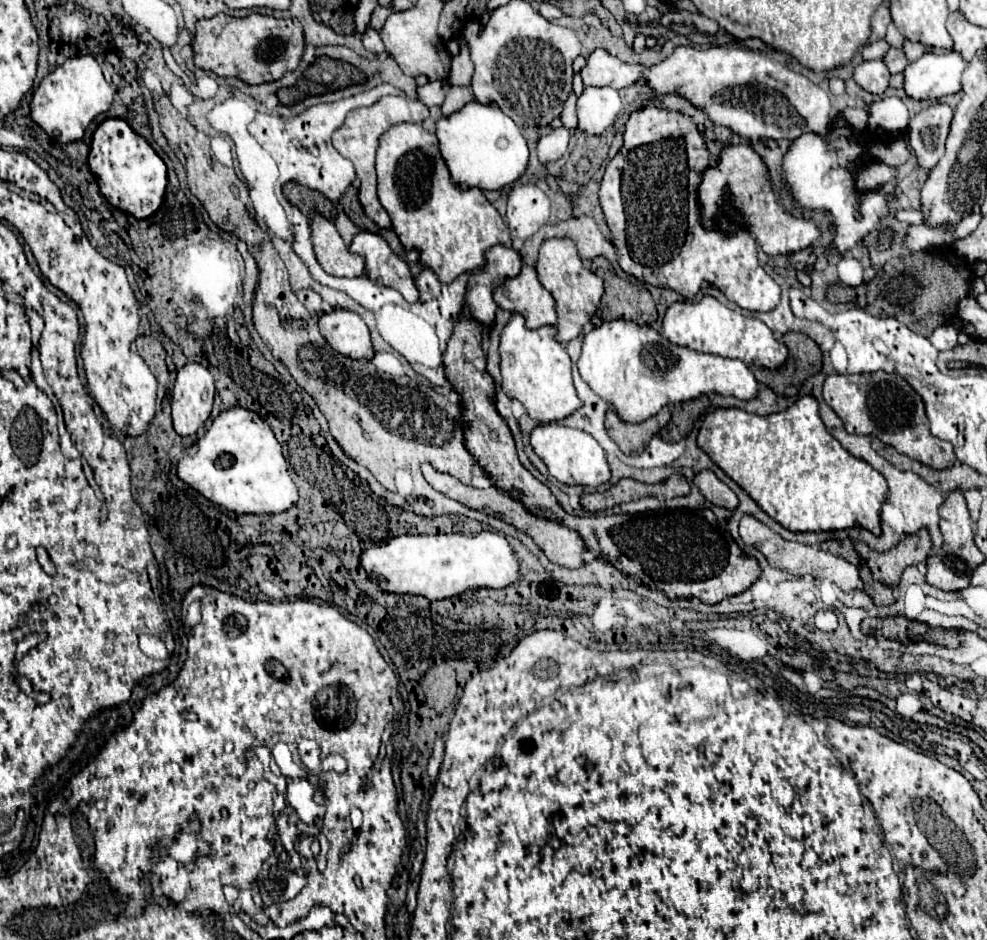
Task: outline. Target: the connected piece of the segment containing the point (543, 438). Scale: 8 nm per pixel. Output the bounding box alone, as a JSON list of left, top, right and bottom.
[531,424,611,486]

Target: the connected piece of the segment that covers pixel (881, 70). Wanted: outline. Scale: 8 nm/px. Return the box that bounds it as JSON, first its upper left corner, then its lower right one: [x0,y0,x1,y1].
[853,60,889,94]

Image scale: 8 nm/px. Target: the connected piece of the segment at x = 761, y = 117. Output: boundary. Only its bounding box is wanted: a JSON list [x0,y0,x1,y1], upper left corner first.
[581,46,833,140]

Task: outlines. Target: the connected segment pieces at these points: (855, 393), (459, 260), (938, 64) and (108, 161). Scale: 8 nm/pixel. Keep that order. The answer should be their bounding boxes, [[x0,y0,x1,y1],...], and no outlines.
[[823,370,955,470],[377,124,511,284],[905,52,965,100],[89,118,167,216]]

